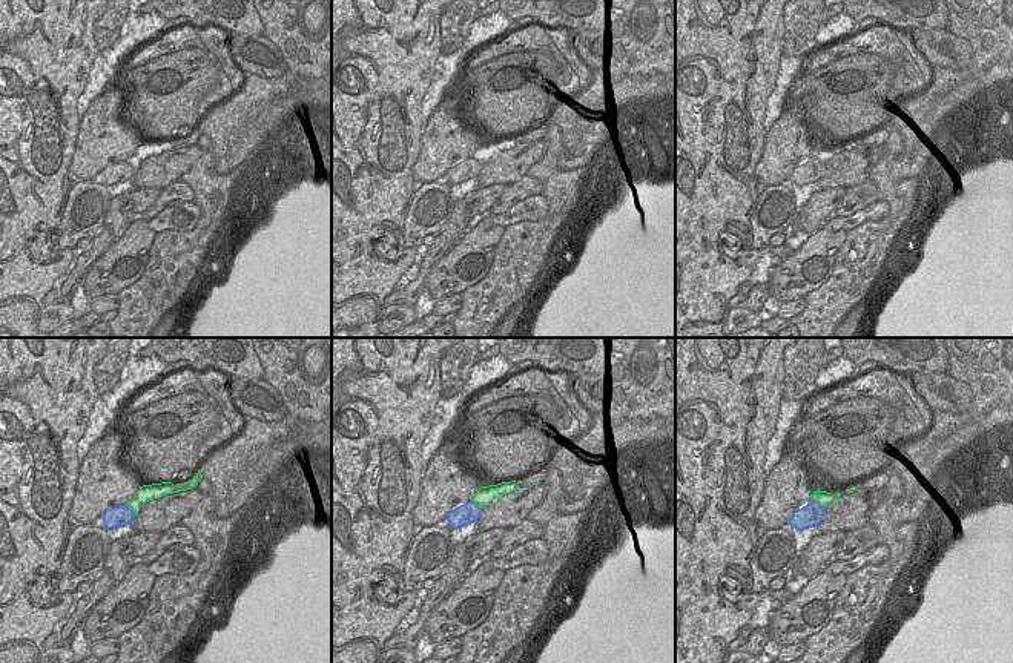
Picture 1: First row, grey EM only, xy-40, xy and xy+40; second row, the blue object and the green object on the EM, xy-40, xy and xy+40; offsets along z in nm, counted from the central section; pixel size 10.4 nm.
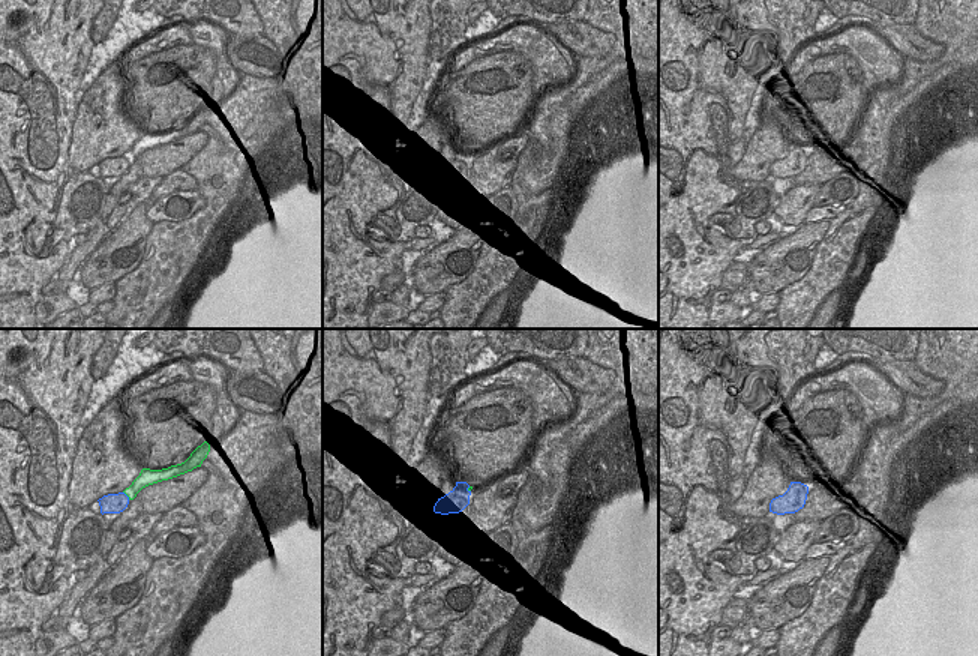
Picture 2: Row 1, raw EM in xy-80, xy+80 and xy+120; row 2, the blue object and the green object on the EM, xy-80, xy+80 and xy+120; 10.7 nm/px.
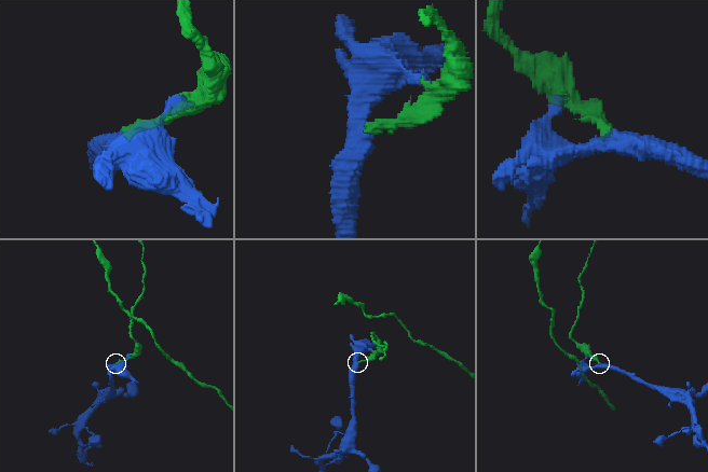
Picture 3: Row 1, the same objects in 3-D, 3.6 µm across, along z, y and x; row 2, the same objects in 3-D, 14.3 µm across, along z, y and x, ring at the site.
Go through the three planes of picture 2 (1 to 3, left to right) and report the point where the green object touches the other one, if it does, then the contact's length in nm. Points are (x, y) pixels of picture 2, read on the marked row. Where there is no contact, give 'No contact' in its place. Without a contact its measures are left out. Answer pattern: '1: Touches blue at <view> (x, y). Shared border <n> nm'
1: Touches blue at xy-80 (126, 496). Shared border 120 nm
2: Touches blue at xy+80 (467, 490). Shared border 70 nm
3: No contact

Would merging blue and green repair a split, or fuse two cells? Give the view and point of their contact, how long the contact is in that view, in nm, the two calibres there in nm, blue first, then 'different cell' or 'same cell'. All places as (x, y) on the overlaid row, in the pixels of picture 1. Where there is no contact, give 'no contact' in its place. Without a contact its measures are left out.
xy+40 (817, 504) | 180 nm | 240/160 nm | different cell

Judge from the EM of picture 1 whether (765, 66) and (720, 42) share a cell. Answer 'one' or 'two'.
one

